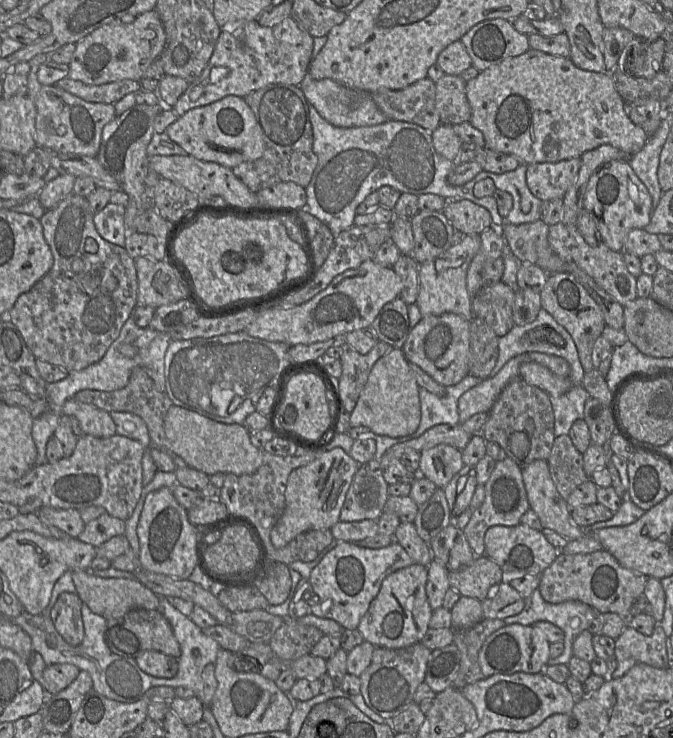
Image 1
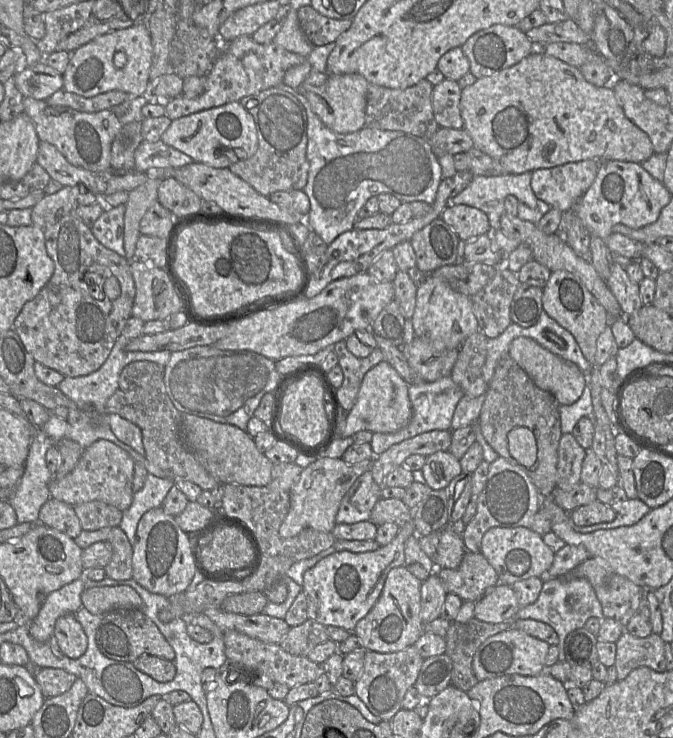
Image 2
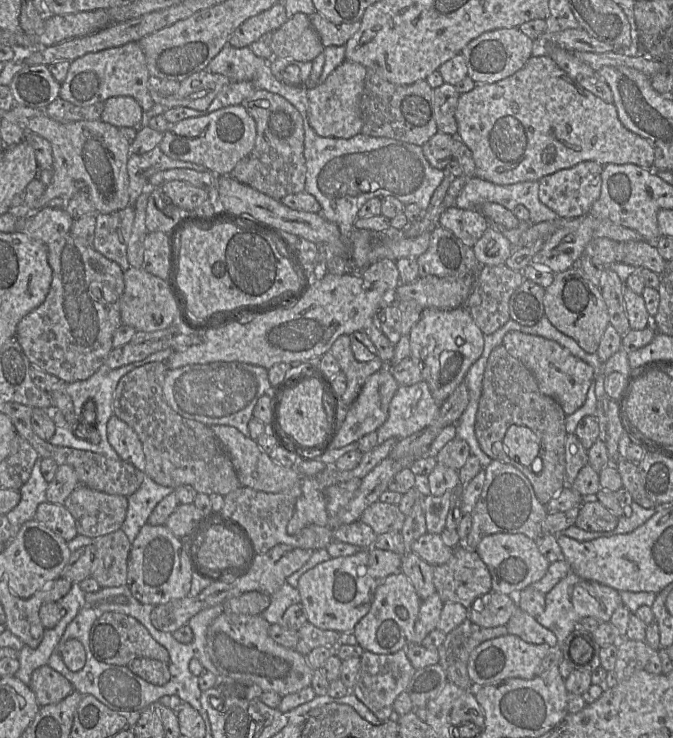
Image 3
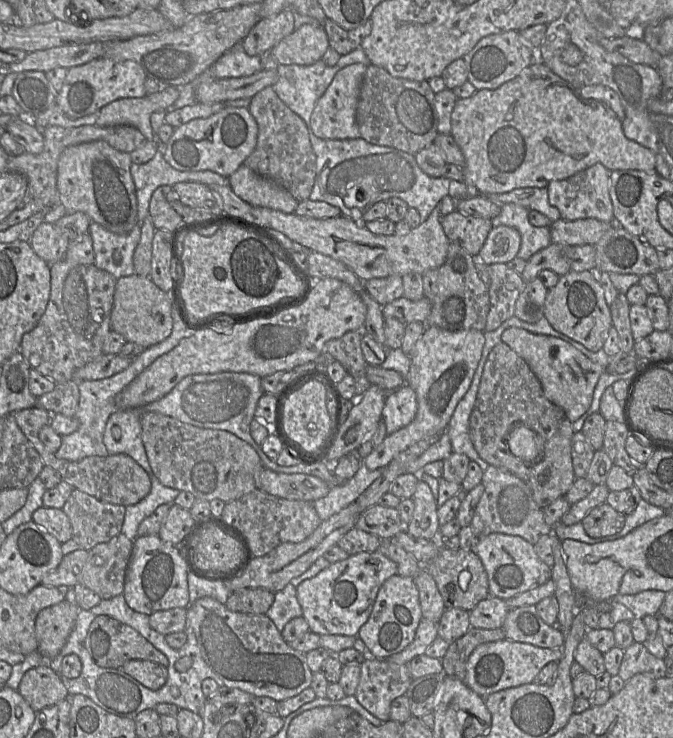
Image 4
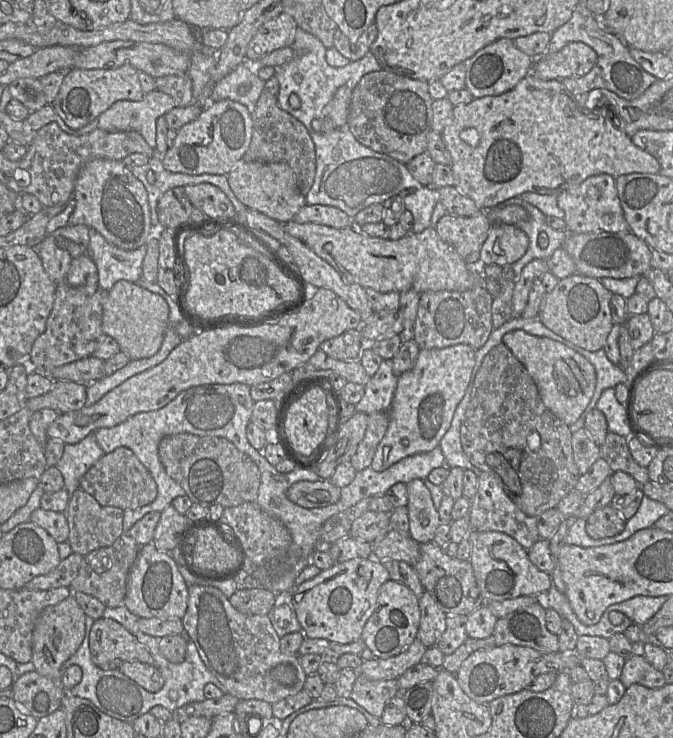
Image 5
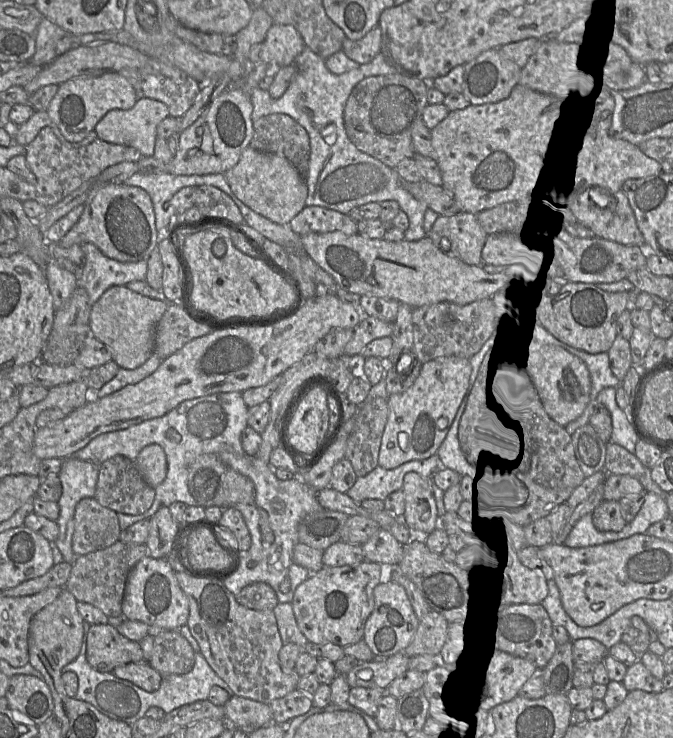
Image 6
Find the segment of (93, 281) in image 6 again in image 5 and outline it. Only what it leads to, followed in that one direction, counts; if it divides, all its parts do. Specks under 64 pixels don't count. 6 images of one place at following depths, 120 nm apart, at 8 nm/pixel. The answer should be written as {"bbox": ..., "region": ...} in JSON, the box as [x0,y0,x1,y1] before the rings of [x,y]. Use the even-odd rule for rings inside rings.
{"bbox":[87,228,146,291],"region":[[[90,228],[87,253],[98,270],[98,287],[109,291],[119,280],[135,283],[142,277],[146,246],[134,250],[121,249]]]}

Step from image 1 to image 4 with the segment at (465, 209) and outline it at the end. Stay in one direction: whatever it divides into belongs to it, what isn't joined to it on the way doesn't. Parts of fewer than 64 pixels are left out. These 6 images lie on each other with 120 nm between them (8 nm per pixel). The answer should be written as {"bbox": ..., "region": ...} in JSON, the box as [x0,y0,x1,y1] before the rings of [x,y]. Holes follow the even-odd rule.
{"bbox":[441,209,493,258],"region":[[[456,209],[441,217],[441,226],[450,242],[459,244],[474,258],[478,257],[493,228],[491,220],[464,215]]]}

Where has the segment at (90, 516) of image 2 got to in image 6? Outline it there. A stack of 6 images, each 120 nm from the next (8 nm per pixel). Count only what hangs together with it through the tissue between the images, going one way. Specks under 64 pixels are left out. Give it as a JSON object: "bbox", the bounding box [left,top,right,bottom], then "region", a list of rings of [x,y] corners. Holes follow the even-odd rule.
{"bbox":[72,498,120,556],"region":[[[83,498],[75,507],[72,549],[76,556],[83,556],[110,547],[120,540],[118,514],[103,507],[94,498]]]}

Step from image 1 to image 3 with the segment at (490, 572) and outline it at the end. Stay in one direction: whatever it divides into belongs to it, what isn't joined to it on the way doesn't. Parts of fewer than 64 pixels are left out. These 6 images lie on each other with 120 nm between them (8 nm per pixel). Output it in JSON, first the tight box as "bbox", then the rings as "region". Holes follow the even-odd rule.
{"bbox":[433,544,492,610],"region":[[[464,544],[454,548],[451,558],[444,564],[433,566],[434,586],[441,600],[462,604],[468,610],[474,602],[492,592],[492,577],[487,565],[475,549]]]}

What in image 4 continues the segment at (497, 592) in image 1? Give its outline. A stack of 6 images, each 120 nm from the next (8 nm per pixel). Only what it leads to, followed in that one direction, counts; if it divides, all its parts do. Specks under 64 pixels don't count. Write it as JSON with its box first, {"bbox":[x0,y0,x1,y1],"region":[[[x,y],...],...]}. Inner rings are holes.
{"bbox":[469,596,509,628],"region":[[[489,596],[469,611],[469,622],[472,628],[501,628],[509,611],[505,600]]]}

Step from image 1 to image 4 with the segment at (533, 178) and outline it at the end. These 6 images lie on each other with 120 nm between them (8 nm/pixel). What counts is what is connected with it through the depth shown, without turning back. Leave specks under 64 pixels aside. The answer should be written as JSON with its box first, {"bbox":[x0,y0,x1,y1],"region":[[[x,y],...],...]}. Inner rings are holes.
{"bbox":[547,163,614,223],"region":[[[598,163],[567,179],[550,182],[547,186],[549,204],[559,210],[562,220],[593,218],[614,223],[613,204],[609,193],[610,172]]]}

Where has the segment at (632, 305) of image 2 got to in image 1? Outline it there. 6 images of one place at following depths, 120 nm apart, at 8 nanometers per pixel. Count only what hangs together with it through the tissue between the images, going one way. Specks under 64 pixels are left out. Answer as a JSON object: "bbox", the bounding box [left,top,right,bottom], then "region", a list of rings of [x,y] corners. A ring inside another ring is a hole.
{"bbox":[548,222,638,306],"region":[[[562,222],[549,226],[548,241],[561,259],[576,264],[622,306],[638,297],[637,278],[628,271],[622,252],[615,252],[604,243],[591,247],[586,243],[576,225],[566,225]]]}

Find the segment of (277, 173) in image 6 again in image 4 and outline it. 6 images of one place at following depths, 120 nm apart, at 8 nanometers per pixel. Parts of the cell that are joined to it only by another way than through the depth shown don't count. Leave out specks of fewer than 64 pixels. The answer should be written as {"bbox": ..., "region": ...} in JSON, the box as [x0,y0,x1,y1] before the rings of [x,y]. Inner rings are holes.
{"bbox":[228,165,298,214],"region":[[[241,165],[228,177],[233,192],[252,207],[265,207],[286,214],[295,212],[298,201],[284,188]]]}

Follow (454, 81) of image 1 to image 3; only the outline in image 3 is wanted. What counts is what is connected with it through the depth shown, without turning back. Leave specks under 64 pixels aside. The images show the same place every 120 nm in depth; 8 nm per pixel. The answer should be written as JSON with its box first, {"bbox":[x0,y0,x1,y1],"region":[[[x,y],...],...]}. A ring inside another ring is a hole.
{"bbox":[433,82,459,136],"region":[[[445,82],[433,89],[434,117],[439,132],[457,136],[455,112],[459,97],[456,87]]]}

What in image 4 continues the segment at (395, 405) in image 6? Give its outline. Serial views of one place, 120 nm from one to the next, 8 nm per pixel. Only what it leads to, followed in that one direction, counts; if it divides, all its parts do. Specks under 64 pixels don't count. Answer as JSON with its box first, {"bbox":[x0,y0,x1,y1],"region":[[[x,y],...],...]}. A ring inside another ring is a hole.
{"bbox":[362,327,485,470],"region":[[[426,327],[410,353],[410,369],[406,383],[415,391],[418,410],[407,426],[389,434],[366,456],[362,463],[369,470],[384,468],[400,452],[412,444],[446,432],[458,402],[469,389],[485,344],[484,332],[464,330],[451,332],[438,327]]]}

